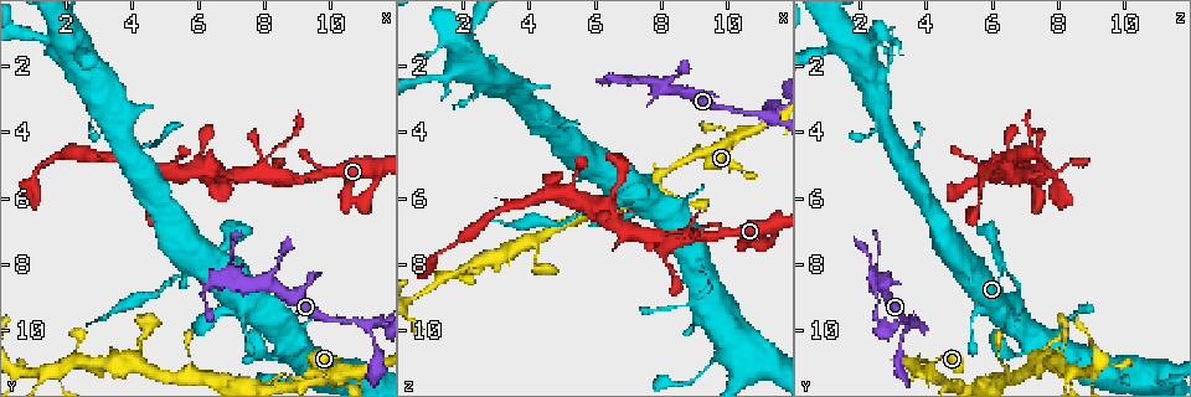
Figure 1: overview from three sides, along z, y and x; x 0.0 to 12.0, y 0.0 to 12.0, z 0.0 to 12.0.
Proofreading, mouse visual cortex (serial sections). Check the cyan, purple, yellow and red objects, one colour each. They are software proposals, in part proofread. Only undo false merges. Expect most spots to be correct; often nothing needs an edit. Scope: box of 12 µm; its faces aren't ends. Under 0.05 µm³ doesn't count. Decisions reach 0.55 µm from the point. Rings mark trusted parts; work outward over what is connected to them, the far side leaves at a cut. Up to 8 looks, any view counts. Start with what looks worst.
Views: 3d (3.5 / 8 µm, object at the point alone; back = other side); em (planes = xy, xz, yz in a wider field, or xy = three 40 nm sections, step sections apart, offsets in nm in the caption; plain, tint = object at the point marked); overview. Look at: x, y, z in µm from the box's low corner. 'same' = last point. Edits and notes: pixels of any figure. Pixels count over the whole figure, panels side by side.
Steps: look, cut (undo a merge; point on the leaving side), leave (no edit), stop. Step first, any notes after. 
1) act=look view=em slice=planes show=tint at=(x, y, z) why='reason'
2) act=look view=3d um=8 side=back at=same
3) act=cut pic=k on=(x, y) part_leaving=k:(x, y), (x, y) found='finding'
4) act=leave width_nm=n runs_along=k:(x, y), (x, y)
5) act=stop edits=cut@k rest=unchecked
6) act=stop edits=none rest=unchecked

act=look view=3d um=8 at=(11.1, 9.8, 3.4) why='arms part here'

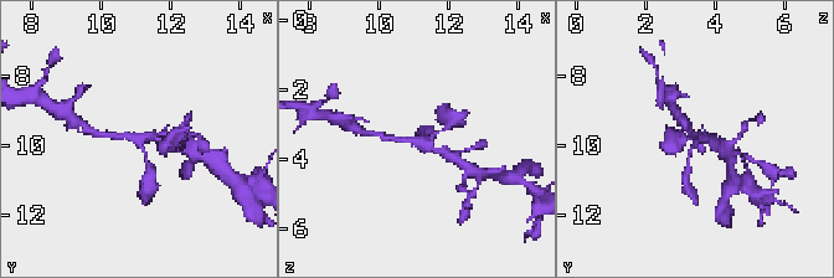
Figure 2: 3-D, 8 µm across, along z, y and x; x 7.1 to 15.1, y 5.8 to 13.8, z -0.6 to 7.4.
act=look view=3d um=3.5 side=back at=(11.0, 9.8, 3.6) why='zoom in'

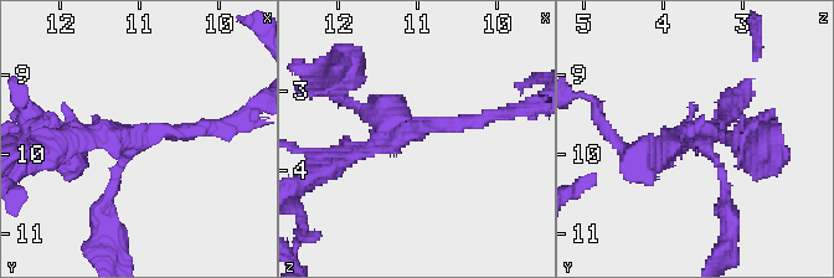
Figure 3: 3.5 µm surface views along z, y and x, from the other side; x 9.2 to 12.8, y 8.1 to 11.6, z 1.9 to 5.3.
act=look view=em slice=planes show=tint at=(11.10, 9.80, 3.50) arms=4 arm_widths_nm=150,150,200,200

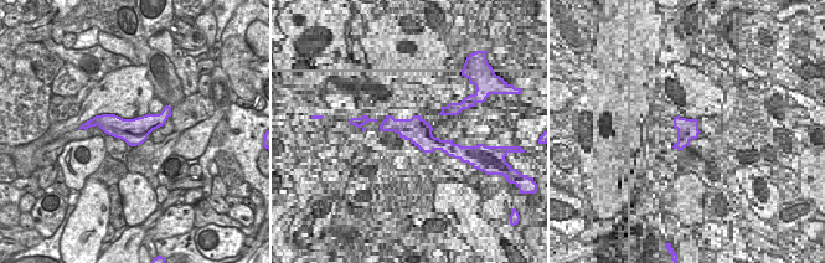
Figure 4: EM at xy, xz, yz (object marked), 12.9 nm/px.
act=leave found='one cell here'

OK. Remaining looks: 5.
act=look view=3d um=3.5 at=(1.8, 11.2, 8.3)

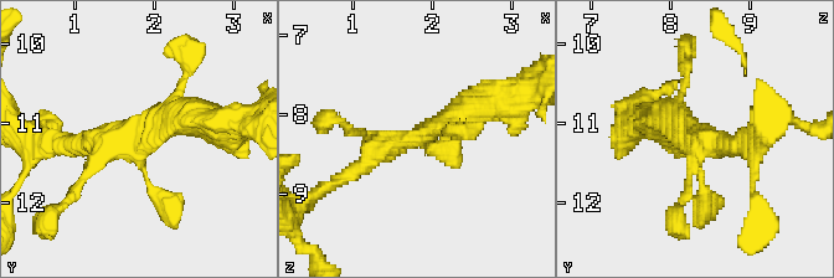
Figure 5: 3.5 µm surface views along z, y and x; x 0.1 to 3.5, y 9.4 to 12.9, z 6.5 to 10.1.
act=look view=em slice=xy step=2 show=tint at=(1.80, 11.25, 8.30) arms=4 arm_widths_nm=150,200,250,400 why='shape alone is not enough'

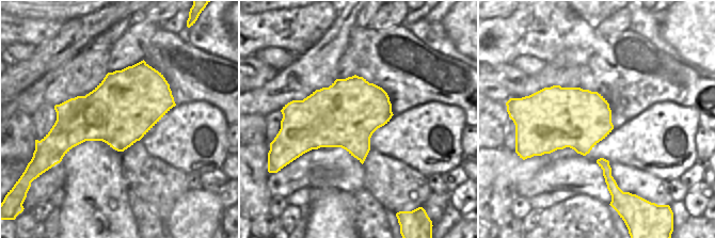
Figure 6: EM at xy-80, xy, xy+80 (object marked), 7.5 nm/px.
act=leave runs_along=5:(485, 103), (340, 176) found='continuous, no second cell'

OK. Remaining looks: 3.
act=look view=3d um=3.5 at=(8.1, 8.5, 2.6) why='sharp bend'

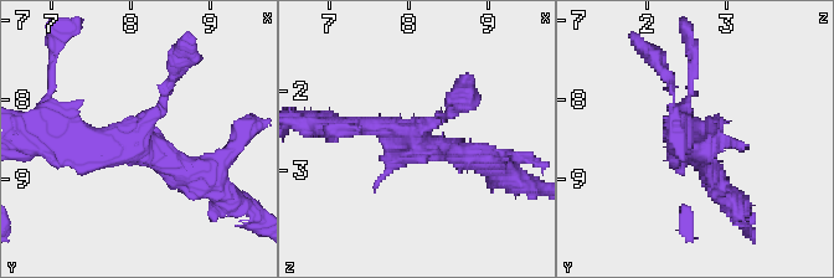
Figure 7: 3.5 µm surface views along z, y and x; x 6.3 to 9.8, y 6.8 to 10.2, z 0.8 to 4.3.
act=leave runs_along=7:(202, 183), (145, 144), (57, 140) found='continuous, no second cell'

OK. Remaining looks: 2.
act=look view=3d um=3.5 at=(6.3, 5.1, 6.2) why='sharp bend'

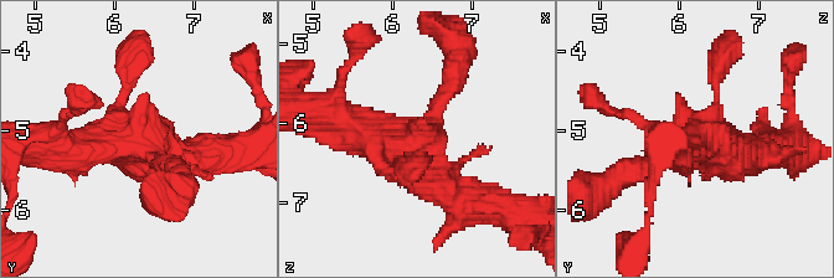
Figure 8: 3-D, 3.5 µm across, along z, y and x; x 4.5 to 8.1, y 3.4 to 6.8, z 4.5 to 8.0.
act=look view=em slice=xy step=1 show=tint at=(6.35, 5.15, 6.15)

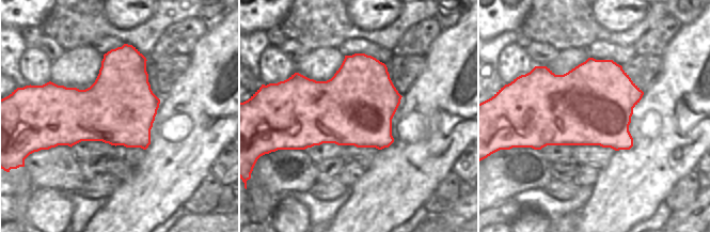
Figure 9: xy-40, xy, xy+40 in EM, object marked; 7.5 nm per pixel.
act=leave runs_along=8:(474, 204), (399, 149), (338, 118) found='continuous, no second cell'

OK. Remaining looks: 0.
act=stop edits=none rest=unchecked

